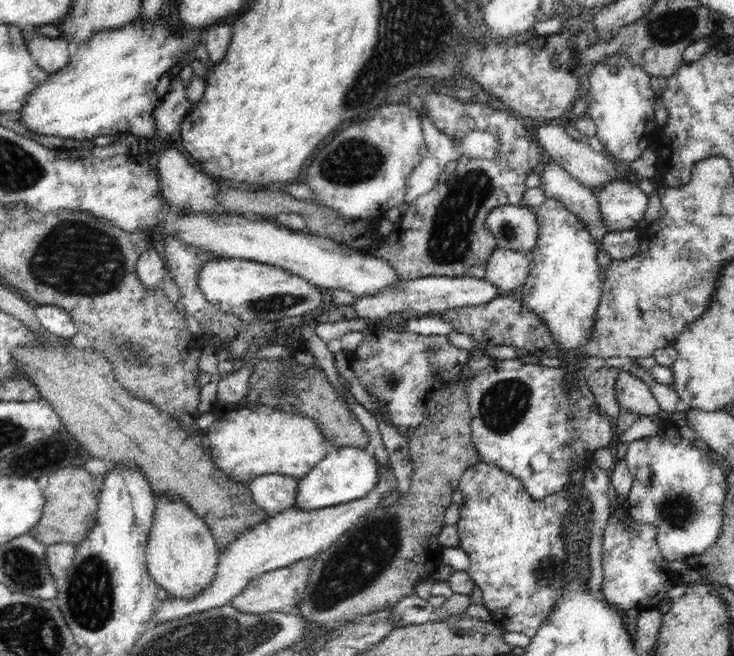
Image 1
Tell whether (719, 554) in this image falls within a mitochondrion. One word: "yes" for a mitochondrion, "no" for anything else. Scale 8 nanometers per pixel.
no

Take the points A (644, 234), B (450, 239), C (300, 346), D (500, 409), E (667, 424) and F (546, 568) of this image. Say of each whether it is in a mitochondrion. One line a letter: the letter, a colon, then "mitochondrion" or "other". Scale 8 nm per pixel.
A: other
B: mitochondrion
C: other
D: mitochondrion
E: other
F: mitochondrion

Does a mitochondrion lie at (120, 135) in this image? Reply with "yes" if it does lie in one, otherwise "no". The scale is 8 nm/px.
no

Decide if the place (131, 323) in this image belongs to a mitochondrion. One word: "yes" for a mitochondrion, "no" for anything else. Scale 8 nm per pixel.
no

